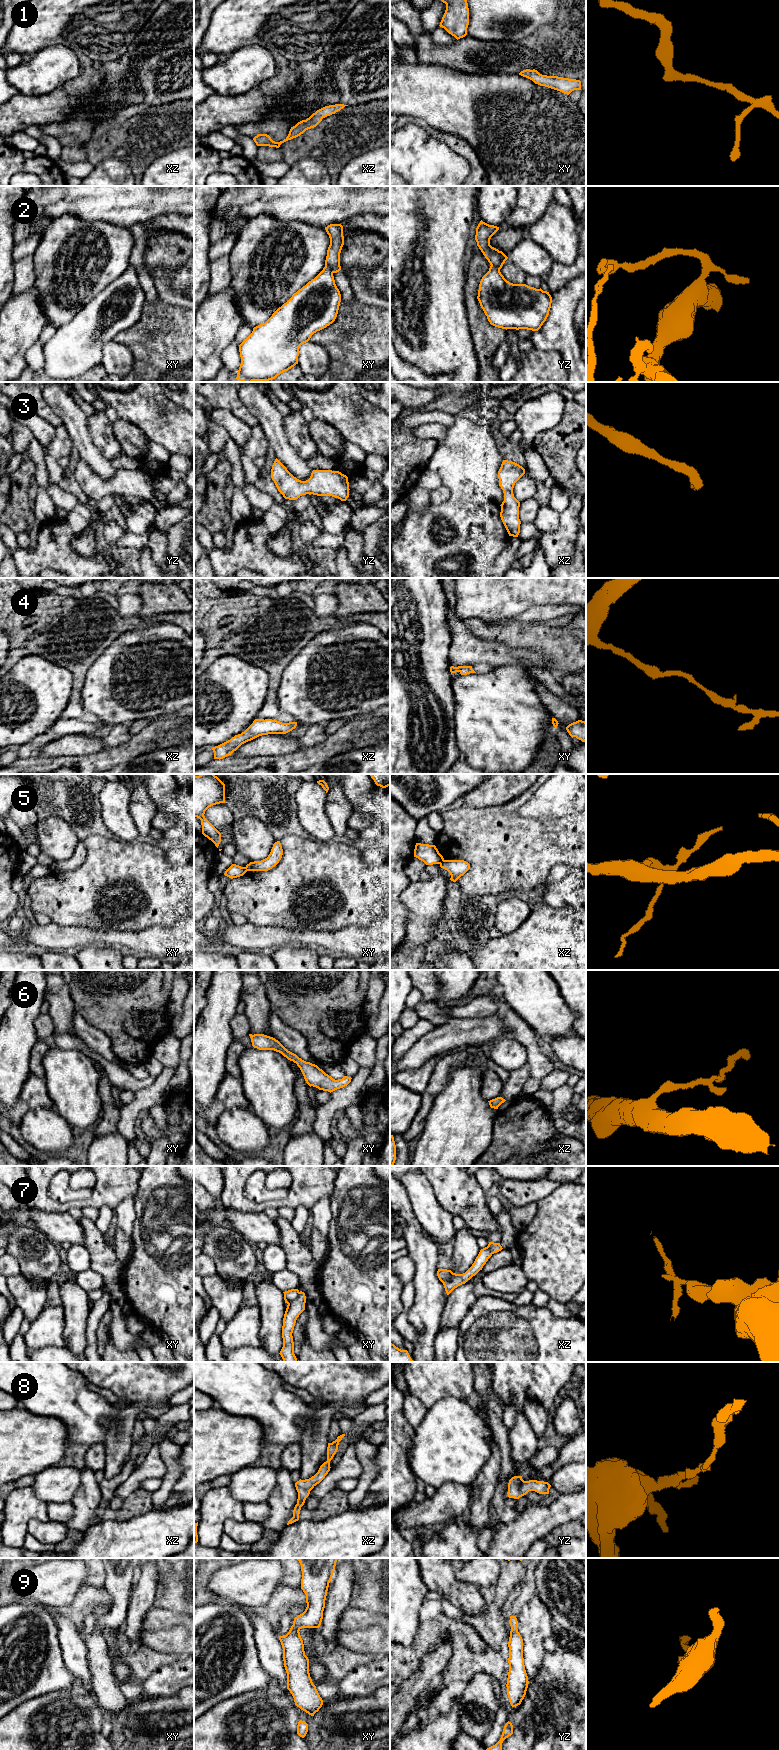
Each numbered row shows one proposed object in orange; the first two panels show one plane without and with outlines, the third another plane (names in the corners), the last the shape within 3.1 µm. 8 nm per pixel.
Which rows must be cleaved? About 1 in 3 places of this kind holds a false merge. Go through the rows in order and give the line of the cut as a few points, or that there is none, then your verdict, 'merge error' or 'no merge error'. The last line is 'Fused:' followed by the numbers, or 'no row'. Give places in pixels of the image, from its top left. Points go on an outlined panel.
1: no cut; no merge error
2: cut in xy along (325, 264), (333, 272); merge error
3: no cut; no merge error
4: no cut; no merge error
5: cut in xz along (443, 859), (439, 863); merge error
6: no cut; no merge error
7: cut in xy along (299, 1292), (288, 1304); merge error
8: no cut; no merge error
9: no cut; no merge error
Fused: 2, 5, 7

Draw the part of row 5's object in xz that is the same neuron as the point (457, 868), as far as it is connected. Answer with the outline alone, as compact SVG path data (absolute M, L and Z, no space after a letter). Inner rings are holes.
M443 860L440 867L450 873L451 881L456 882L470 869L470 864L464 860Z

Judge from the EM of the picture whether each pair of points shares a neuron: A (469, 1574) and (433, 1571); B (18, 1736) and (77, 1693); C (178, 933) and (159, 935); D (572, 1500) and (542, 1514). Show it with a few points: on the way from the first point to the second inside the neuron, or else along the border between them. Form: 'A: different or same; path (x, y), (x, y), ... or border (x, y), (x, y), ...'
A: different; border (456, 1568), (456, 1577), (459, 1580), (476, 1586)
B: same; path (28, 1719), (28, 1715), (42, 1704), (60, 1702)
C: same; path (173, 935), (164, 935)
D: same; path (565, 1506), (557, 1514), (549, 1514)

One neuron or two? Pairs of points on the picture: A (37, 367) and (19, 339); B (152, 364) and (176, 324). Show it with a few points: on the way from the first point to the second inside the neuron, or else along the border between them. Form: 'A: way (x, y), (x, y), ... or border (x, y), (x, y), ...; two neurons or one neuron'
A: border (38, 340), (25, 354), (26, 365); two neurons
B: way (155, 354), (155, 348), (169, 334); one neuron

